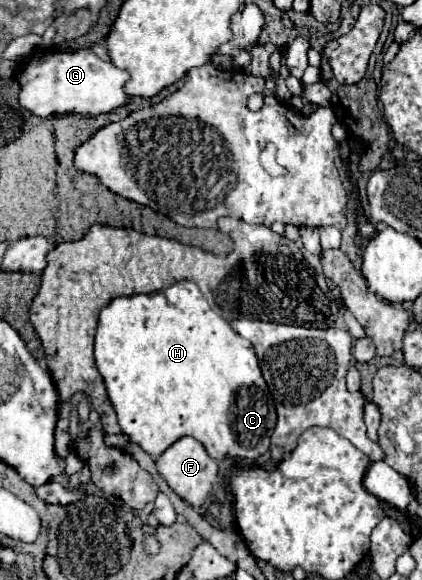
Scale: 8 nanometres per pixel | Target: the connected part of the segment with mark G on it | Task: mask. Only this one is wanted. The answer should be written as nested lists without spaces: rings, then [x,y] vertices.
[[[90,49],[80,51],[48,51],[44,55],[32,55],[24,69],[16,75],[20,85],[18,101],[20,105],[38,117],[80,113],[80,115],[100,115],[114,107],[126,103],[128,95],[124,93],[124,83],[128,73],[116,69],[110,61],[98,59]]]

